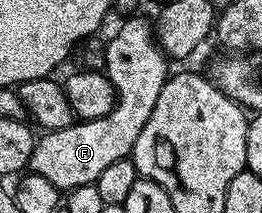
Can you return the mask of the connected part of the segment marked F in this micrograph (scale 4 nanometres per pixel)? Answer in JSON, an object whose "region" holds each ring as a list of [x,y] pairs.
{"region":[[[127,17],[123,21],[126,23],[111,36],[110,42],[108,38],[104,46],[104,73],[114,85],[116,99],[112,112],[91,122],[75,121],[73,126],[63,130],[45,131],[34,143],[29,169],[44,176],[44,180],[49,180],[51,184],[56,184],[59,192],[95,185],[104,168],[133,155],[136,140],[140,132],[144,132],[144,124],[148,124],[152,108],[156,108],[160,88],[164,88],[166,79],[172,73],[171,63],[158,46],[155,27],[138,17]]]}

